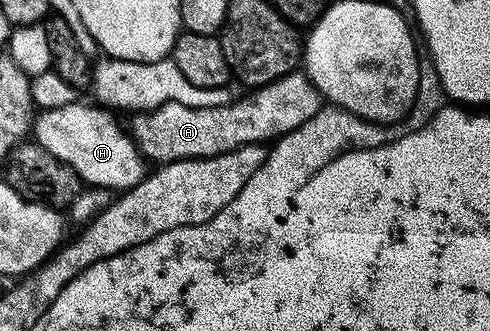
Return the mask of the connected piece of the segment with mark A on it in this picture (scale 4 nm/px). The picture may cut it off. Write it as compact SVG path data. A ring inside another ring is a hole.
M287 71L279 80L250 92L247 96L232 98L224 106L184 106L168 102L159 108L139 111L128 123L128 131L147 161L159 165L174 160L212 158L228 154L245 144L273 142L304 126L323 106L322 93L305 71ZM267 140L267 141L266 141ZM158 160L158 161L154 161Z

